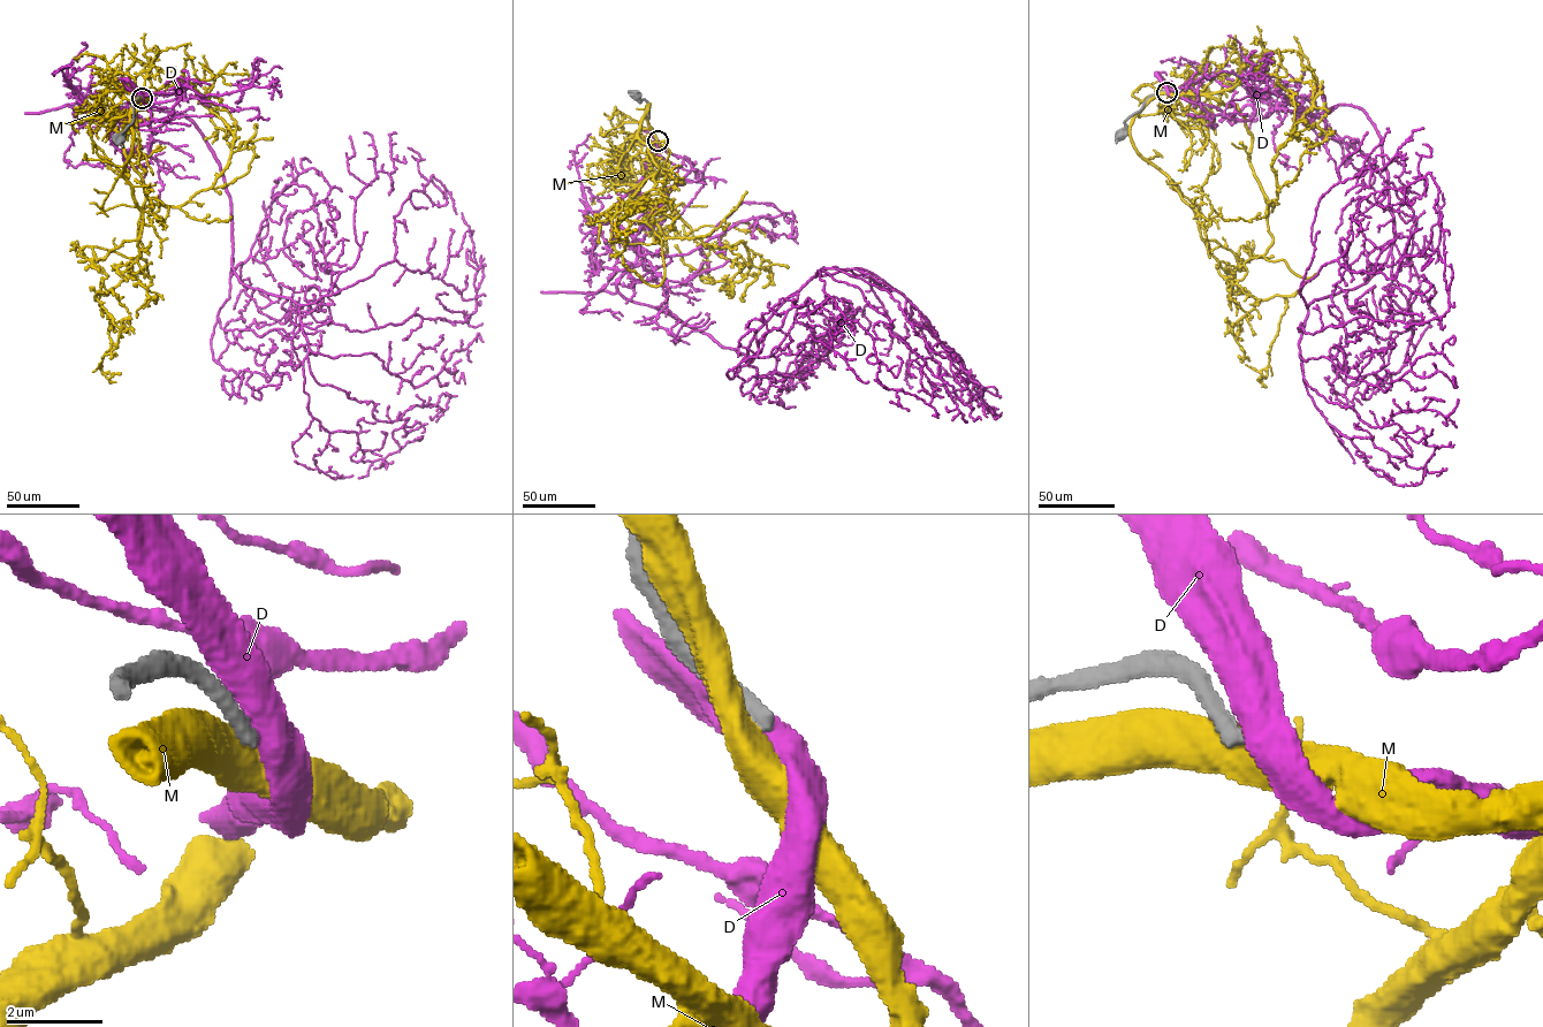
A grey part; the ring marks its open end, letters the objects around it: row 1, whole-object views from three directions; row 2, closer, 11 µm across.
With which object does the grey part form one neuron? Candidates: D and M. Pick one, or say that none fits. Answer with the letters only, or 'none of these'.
none of these

